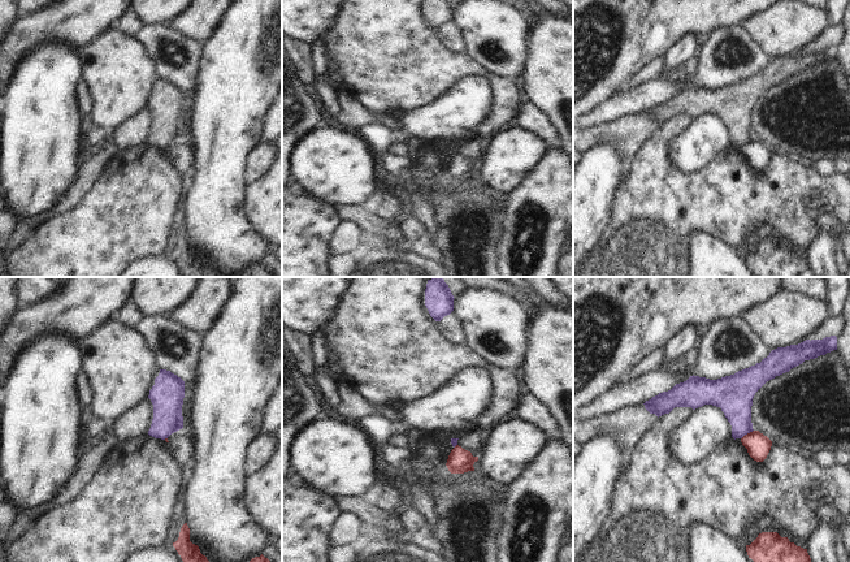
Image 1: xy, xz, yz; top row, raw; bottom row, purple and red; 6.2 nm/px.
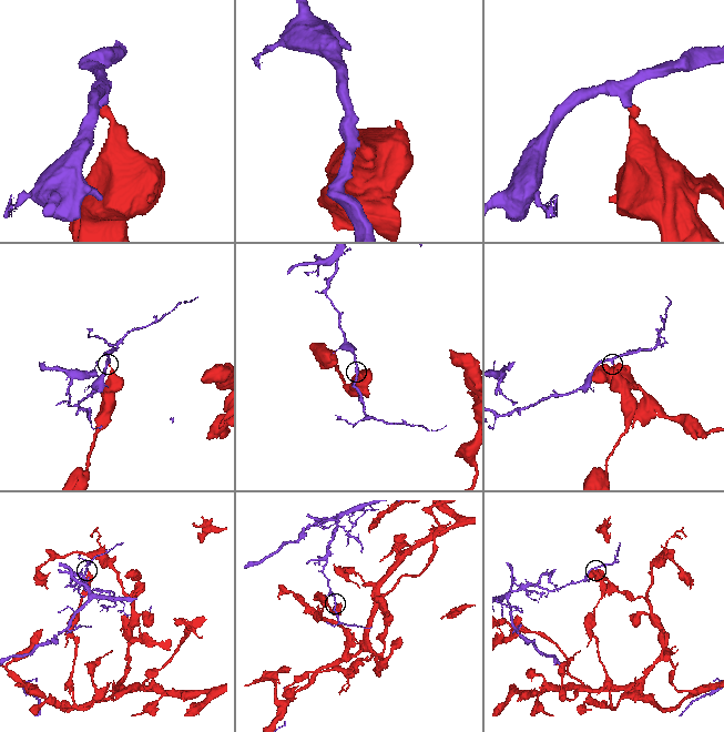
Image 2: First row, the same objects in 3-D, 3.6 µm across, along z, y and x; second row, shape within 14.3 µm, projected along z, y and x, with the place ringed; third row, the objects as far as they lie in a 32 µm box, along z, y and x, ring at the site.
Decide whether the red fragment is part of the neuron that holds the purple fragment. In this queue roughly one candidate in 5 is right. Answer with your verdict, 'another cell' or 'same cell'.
another cell

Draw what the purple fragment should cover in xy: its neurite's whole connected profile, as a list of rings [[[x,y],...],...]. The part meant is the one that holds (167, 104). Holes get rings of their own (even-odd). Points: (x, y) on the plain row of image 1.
[[[160,78],[148,107],[153,113],[153,127],[148,143],[165,148],[183,137],[182,113],[185,90],[166,78]]]

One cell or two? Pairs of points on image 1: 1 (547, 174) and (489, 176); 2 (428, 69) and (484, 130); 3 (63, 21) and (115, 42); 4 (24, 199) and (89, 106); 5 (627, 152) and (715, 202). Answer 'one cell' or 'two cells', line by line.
1: two cells
2: one cell
3: two cells
4: two cells
5: two cells

